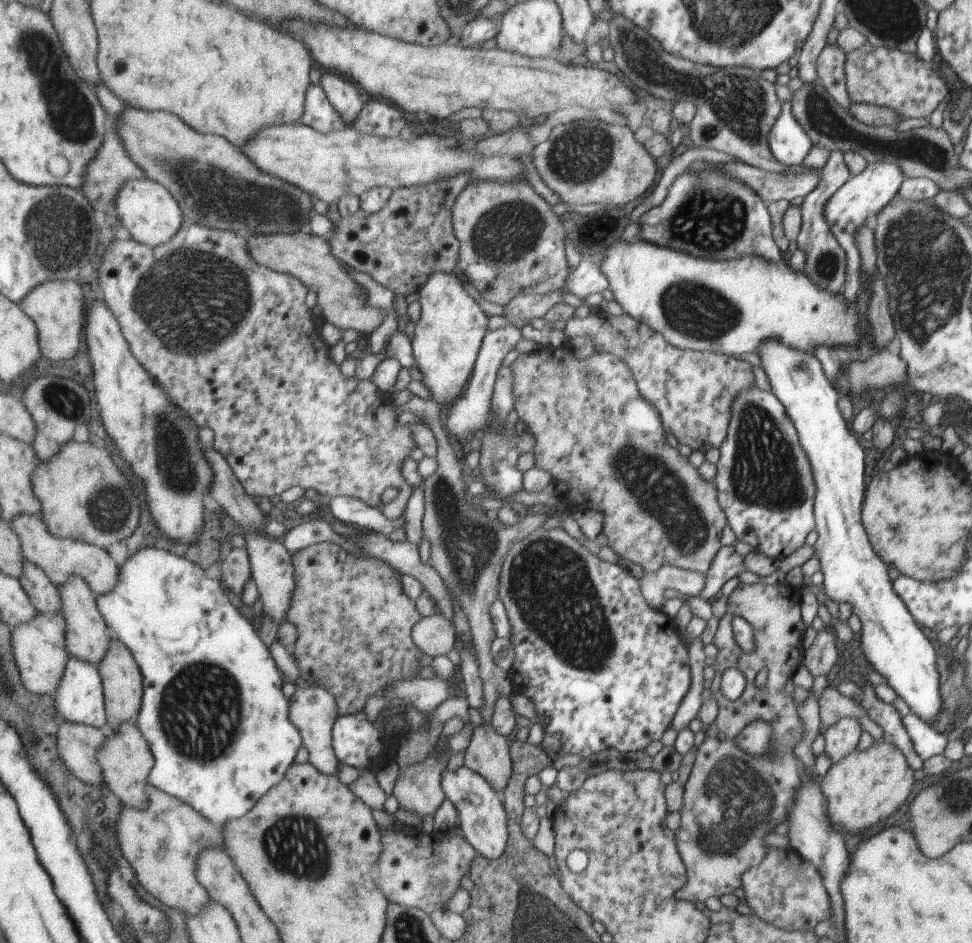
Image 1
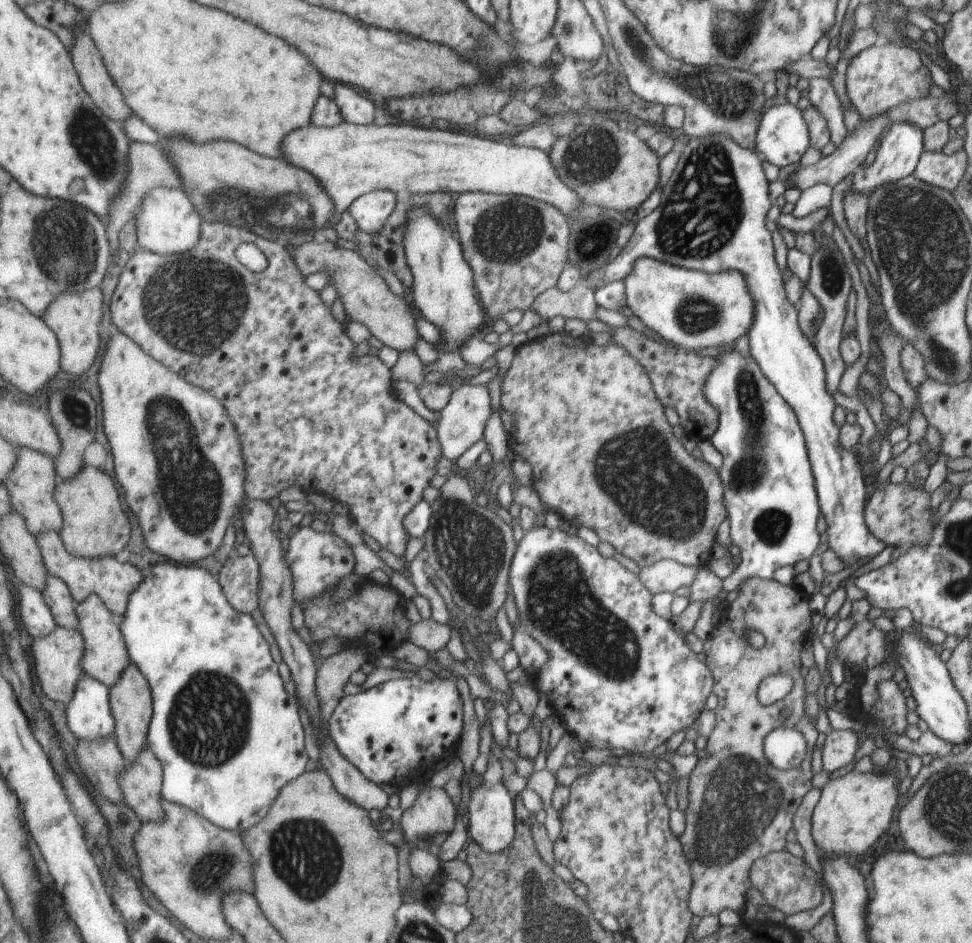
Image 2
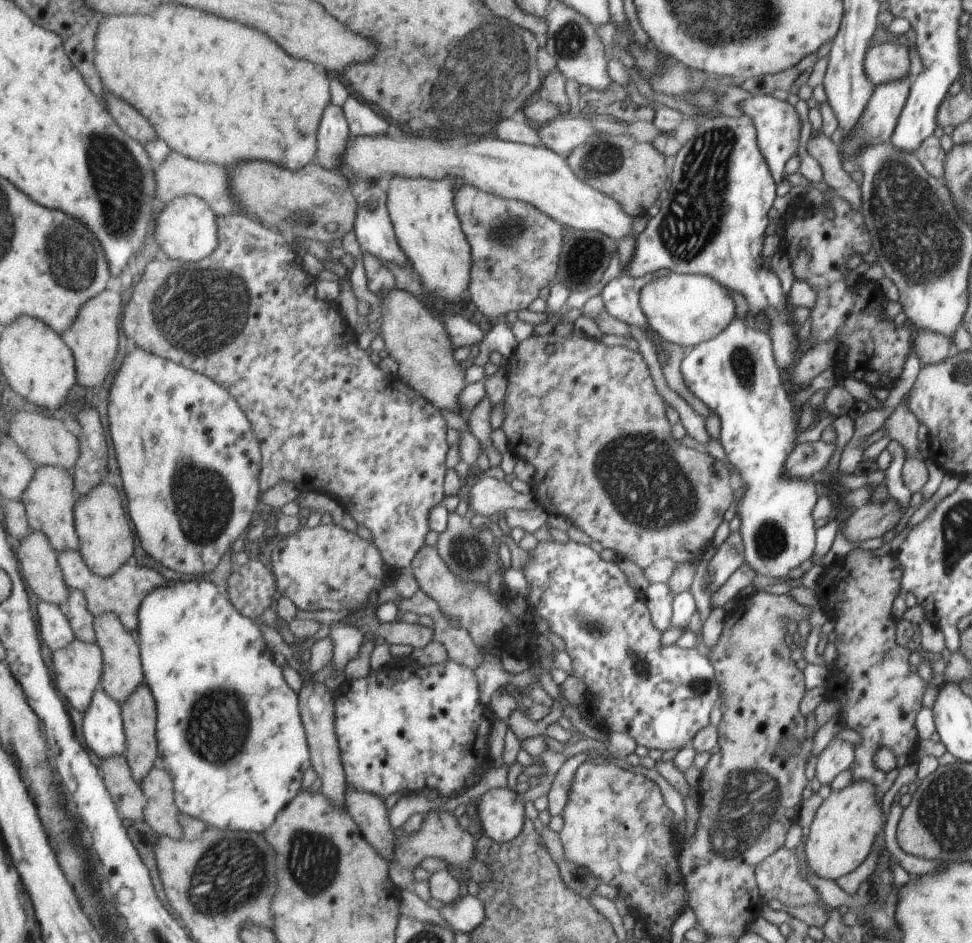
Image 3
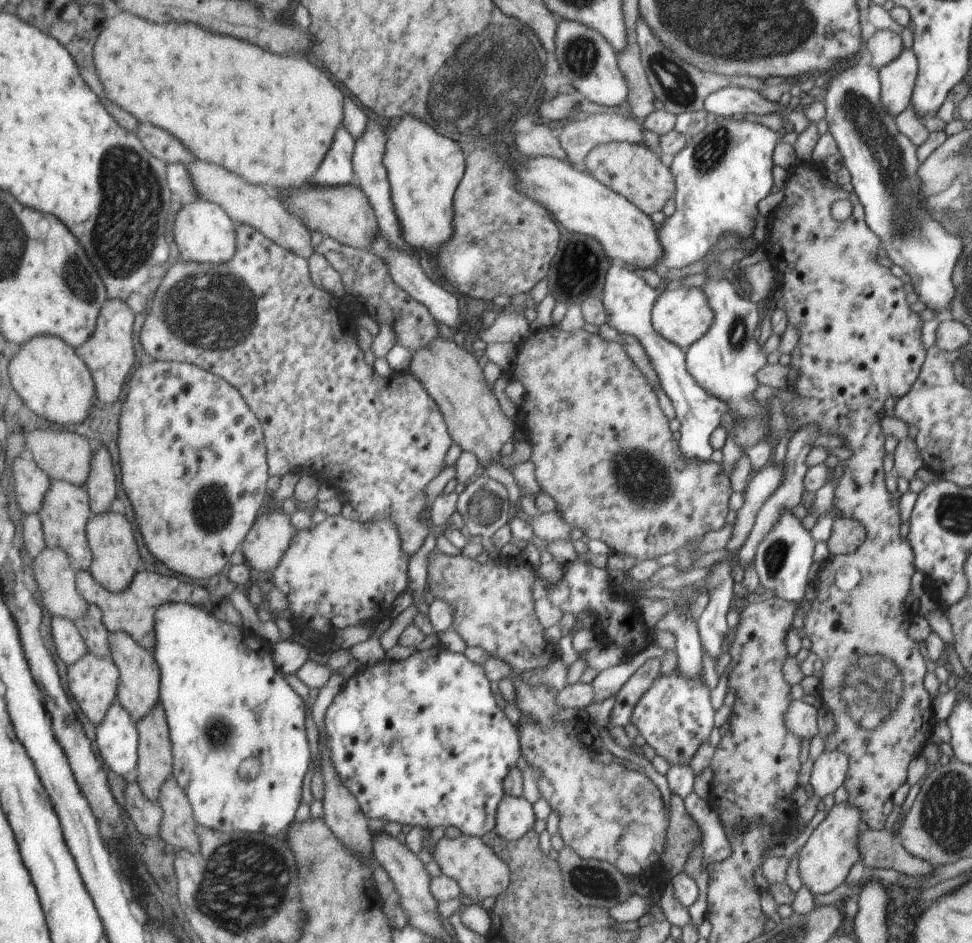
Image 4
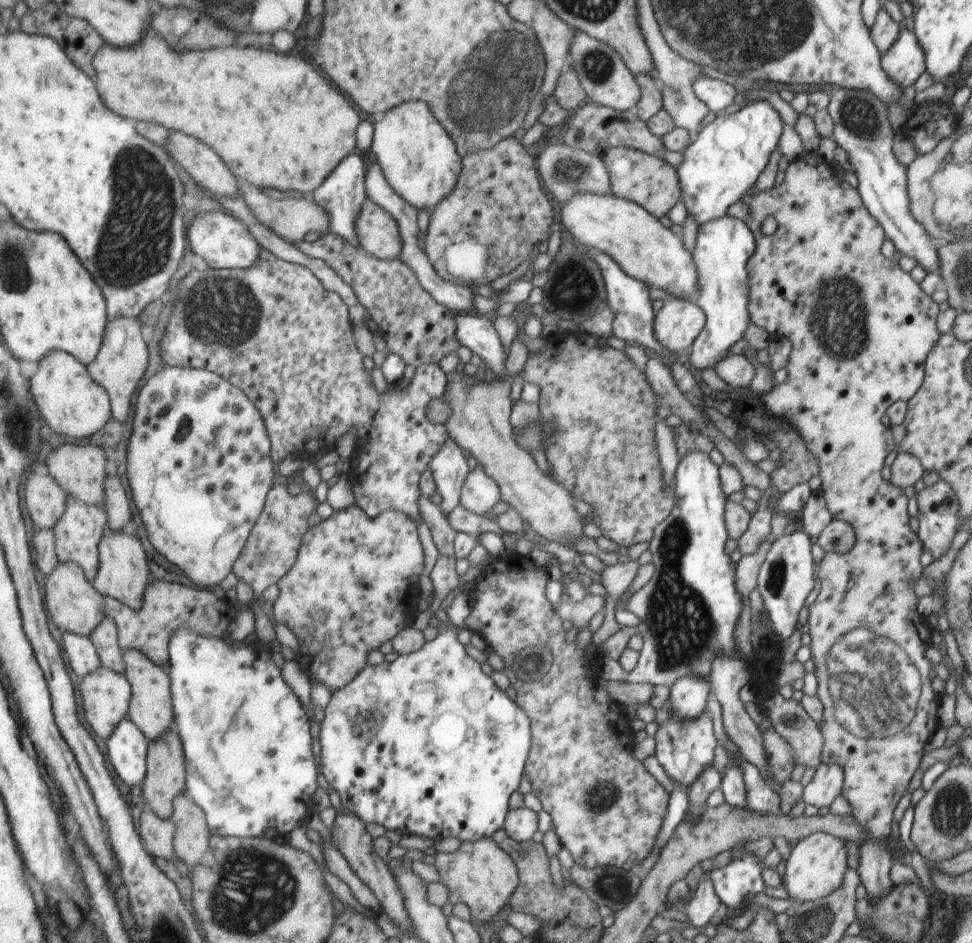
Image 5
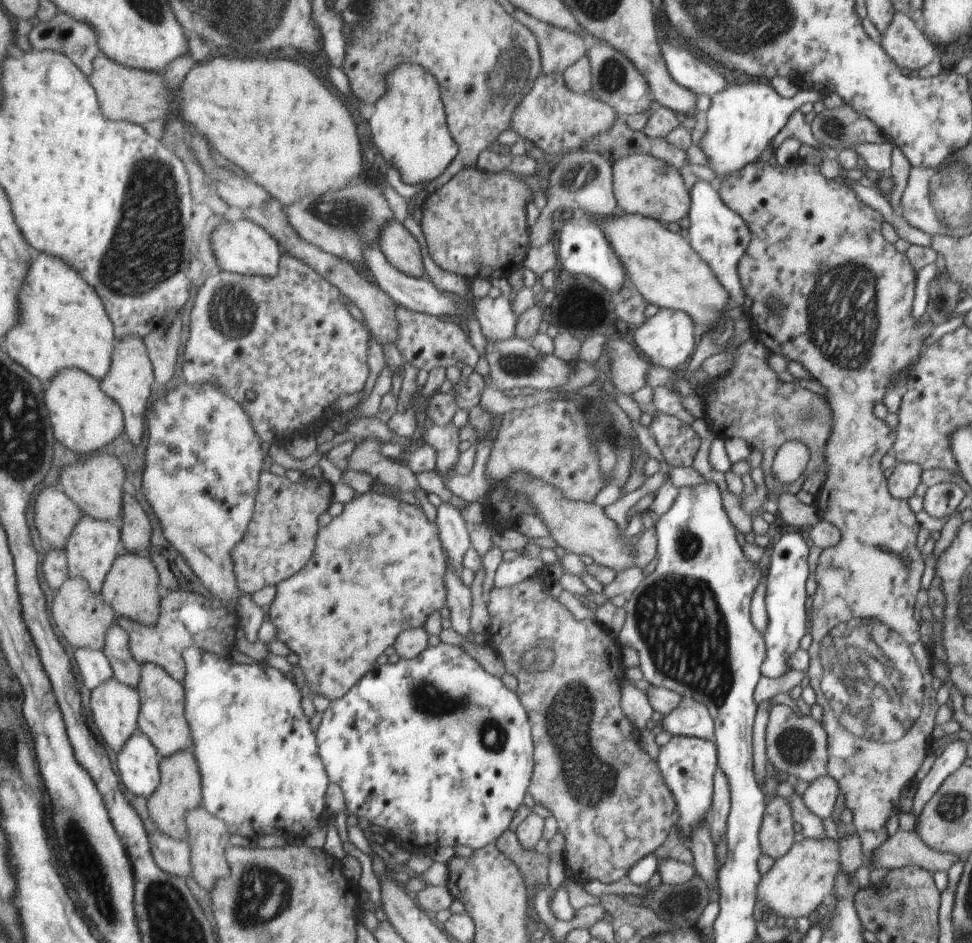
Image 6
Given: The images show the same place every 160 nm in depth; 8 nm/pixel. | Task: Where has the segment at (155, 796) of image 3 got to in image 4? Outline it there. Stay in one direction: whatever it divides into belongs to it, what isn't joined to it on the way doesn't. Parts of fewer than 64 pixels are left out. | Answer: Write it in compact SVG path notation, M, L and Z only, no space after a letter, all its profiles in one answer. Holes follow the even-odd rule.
M173 776L162 784L157 801L164 812L159 836L167 843L167 847L173 846L177 850L189 849L191 852L198 853L201 843L200 837L196 833L196 828L199 824L196 821L192 804L186 795L185 789L178 784Z

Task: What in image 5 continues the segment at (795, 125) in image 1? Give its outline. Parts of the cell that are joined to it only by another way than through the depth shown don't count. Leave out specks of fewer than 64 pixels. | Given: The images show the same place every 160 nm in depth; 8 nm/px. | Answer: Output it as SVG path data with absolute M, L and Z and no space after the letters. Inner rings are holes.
M701 77L692 83L692 89L695 96L706 104L708 110L719 112L723 108L727 108L733 103L735 96L735 87L722 80L710 79L709 77Z

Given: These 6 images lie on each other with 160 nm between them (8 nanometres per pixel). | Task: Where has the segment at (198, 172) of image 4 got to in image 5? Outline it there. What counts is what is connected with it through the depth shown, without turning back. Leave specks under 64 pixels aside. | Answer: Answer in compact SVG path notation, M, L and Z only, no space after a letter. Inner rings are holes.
M239 179L237 184L239 184L238 189L242 195L241 199L250 206L253 214L282 239L287 239L293 243L295 240L308 240L330 232L330 220L327 211L316 203L312 195L304 195L305 198L302 200L291 197L276 200L249 181Z

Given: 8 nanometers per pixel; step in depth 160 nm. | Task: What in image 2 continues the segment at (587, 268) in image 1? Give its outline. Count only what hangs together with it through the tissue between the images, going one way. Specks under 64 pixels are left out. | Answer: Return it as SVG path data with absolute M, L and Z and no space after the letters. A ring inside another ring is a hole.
M714 134L709 137L699 137L689 142L683 146L683 151L680 152L678 160L676 161L675 168L673 169L671 175L669 176L666 184L664 185L661 192L661 202L659 206L653 210L648 216L641 218L635 223L634 230L630 235L628 241L625 243L623 248L620 248L619 253L611 260L601 265L599 268L592 270L591 272L581 274L579 283L591 290L598 289L599 287L604 287L612 282L621 281L625 275L628 275L637 259L641 258L652 258L653 260L665 261L666 263L677 265L683 268L695 269L698 271L708 272L708 273L718 273L723 271L737 271L740 272L744 279L746 280L746 287L749 288L749 294L753 296L754 300L754 322L753 328L751 328L747 334L748 349L749 354L754 361L759 365L760 371L764 373L767 379L776 387L776 391L780 393L784 400L788 403L789 408L796 415L796 420L799 422L801 432L804 432L804 445L808 449L808 461L812 464L813 476L816 477L816 491L819 497L821 516L824 516L826 522L826 548L831 549L837 558L844 564L844 566L849 566L849 564L855 564L857 560L867 560L873 558L875 554L879 554L881 550L885 547L881 541L878 541L876 537L869 532L869 528L866 524L863 524L863 502L865 502L865 488L863 488L863 478L861 478L861 468L859 468L859 462L857 462L857 456L853 449L846 449L840 445L837 440L837 426L833 424L831 420L831 414L833 414L833 400L831 396L825 392L825 380L823 380L823 363L821 358L817 356L817 352L813 350L813 346L807 342L805 336L801 336L799 328L797 328L797 314L795 310L791 308L791 304L787 302L785 298L785 292L783 292L783 278L781 278L781 272L777 270L777 264L773 260L773 246L771 246L771 236L765 228L765 216L767 216L767 210L769 210L769 192L767 192L767 180L763 176L763 170L761 170L761 160L757 158L758 154L753 154L751 149L744 149L743 147L737 146L734 141L728 135Z

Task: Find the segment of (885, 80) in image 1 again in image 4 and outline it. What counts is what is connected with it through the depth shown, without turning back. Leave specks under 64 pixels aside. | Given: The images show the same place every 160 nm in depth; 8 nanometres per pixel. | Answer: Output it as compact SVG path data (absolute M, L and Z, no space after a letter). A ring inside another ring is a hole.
M877 29L865 44L866 61L874 69L881 70L903 50L900 36L888 31Z

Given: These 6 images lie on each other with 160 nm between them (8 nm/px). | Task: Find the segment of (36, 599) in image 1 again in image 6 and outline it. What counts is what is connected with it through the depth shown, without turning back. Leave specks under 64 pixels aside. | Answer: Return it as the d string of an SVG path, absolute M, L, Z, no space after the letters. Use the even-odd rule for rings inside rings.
M118 623L108 628L103 652L112 662L114 676L123 684L137 687L141 678L141 664L133 656L128 632Z

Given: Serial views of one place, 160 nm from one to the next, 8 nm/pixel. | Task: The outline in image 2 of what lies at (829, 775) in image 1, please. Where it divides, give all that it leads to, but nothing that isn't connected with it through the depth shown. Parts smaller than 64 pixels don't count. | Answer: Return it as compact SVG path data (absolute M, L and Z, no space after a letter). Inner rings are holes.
M853 769L837 778L829 779L815 803L810 818L810 833L819 854L863 854L887 828L891 812L897 804L897 772L855 772Z

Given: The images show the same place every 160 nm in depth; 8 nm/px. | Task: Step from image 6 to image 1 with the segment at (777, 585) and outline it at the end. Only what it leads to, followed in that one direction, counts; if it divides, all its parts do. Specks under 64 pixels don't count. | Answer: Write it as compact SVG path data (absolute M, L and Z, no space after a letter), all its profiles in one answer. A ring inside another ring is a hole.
M758 388L738 393L731 406L731 422L728 423L727 436L718 451L712 483L716 484L717 500L728 515L729 528L735 538L749 544L752 550L759 550L759 553L765 554L767 558L781 560L789 556L803 544L805 536L814 529L813 494L816 494L816 486L813 486L812 467L801 446L795 425L776 395Z

